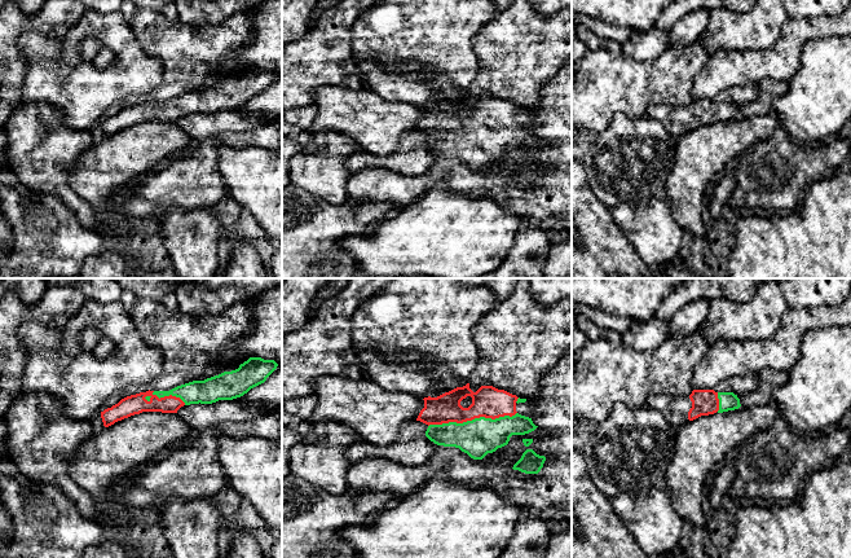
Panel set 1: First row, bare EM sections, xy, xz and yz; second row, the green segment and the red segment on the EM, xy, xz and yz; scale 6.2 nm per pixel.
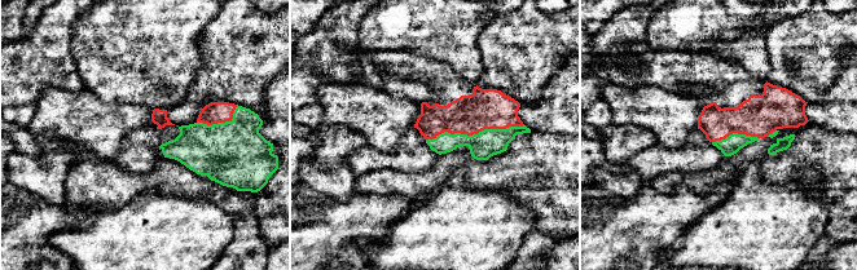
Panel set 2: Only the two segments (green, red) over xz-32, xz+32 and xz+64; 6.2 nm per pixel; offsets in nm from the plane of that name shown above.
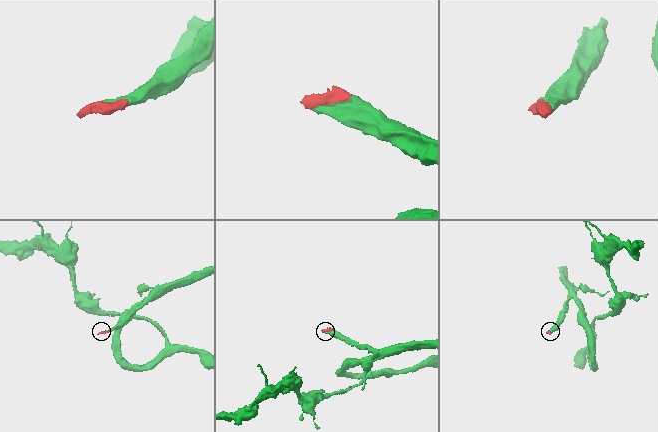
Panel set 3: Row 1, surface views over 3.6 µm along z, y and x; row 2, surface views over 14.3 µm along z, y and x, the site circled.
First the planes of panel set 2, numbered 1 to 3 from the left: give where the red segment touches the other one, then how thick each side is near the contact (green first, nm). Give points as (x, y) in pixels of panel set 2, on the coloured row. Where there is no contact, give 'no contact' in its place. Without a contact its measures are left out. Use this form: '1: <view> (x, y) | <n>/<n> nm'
1: xz-32 (220, 123) | 400/140 nm
2: xz+32 (474, 134) | 170/260 nm
3: xz+64 (734, 133) | 120/260 nm

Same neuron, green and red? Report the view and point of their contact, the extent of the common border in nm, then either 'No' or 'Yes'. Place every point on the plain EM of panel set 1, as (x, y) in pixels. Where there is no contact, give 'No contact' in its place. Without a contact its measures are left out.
Touches green at xz (472, 130). Shared border 550 nm. Yes

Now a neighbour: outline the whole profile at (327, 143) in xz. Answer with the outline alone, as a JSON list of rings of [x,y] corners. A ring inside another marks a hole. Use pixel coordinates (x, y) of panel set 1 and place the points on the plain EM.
[[[336,131],[313,133],[316,150],[312,155],[297,154],[290,161],[290,183],[308,193],[340,206],[348,201],[349,171],[347,155],[360,149],[358,144]]]

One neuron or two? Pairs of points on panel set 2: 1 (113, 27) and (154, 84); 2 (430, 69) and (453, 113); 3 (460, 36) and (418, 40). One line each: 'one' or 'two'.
1: one
2: one
3: one

